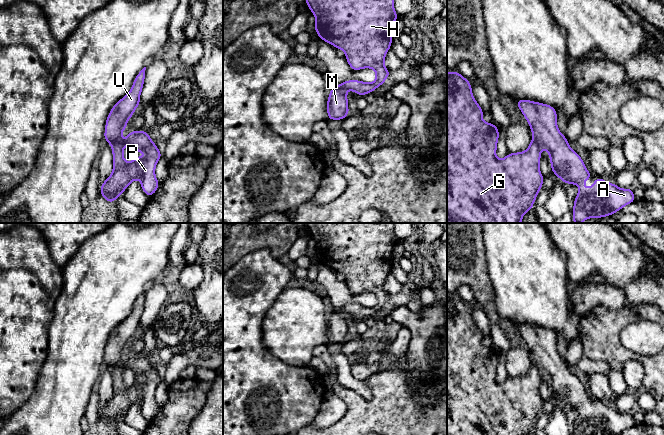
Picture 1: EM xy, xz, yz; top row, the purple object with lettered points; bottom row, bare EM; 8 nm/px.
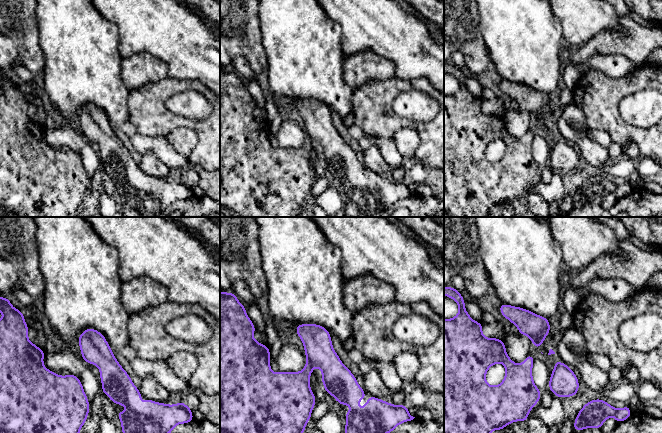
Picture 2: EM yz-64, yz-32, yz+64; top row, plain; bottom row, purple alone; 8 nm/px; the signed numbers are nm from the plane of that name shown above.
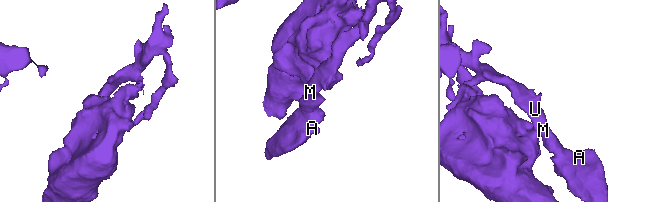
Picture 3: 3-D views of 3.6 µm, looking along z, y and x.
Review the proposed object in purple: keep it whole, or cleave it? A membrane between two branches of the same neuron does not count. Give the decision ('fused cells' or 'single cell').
fused cells

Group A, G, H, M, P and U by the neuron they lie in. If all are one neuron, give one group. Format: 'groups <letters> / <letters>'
groups A M U / G H P

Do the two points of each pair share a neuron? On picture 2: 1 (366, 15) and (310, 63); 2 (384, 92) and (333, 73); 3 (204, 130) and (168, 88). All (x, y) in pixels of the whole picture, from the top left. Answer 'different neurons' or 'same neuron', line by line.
1: different neurons
2: different neurons
3: same neuron

